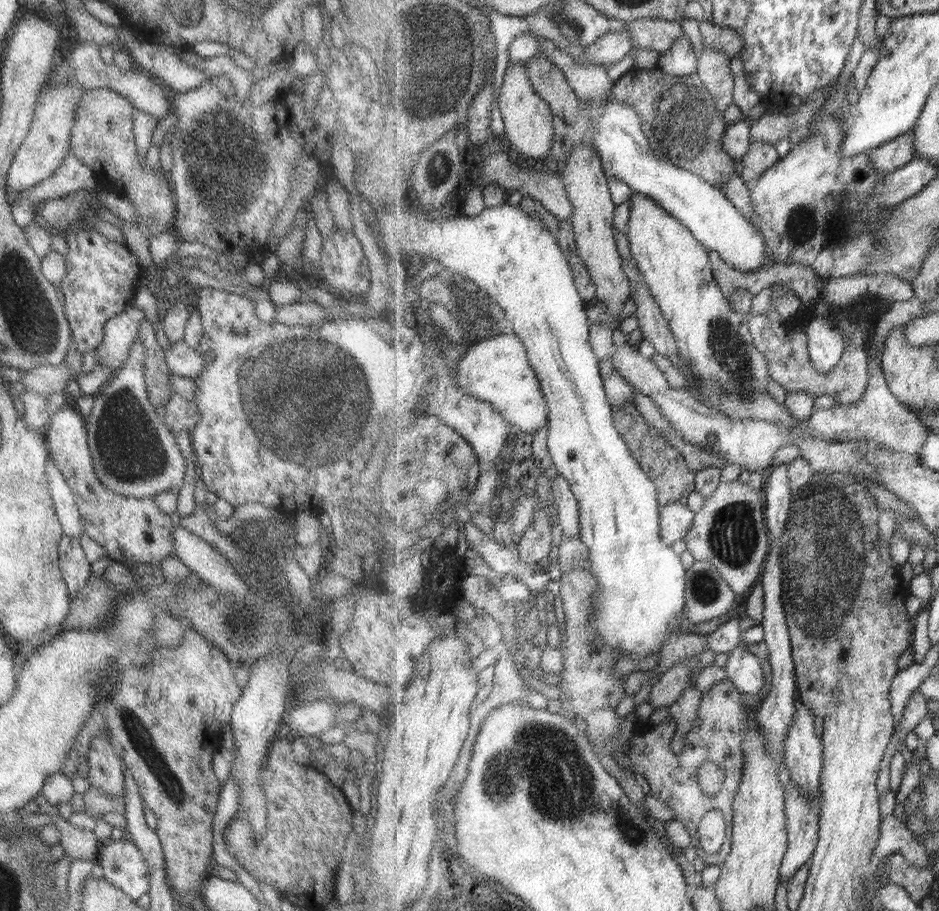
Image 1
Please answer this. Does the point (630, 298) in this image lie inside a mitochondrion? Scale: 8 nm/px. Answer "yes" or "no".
no

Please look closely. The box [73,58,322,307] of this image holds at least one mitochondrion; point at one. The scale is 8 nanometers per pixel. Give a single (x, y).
(243, 171)

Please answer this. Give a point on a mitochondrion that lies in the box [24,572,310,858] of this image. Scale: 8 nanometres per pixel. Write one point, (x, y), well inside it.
(139, 738)

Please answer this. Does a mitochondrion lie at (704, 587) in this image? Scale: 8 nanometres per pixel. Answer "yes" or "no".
yes

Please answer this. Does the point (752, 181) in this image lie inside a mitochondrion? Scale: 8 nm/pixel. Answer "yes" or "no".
no

